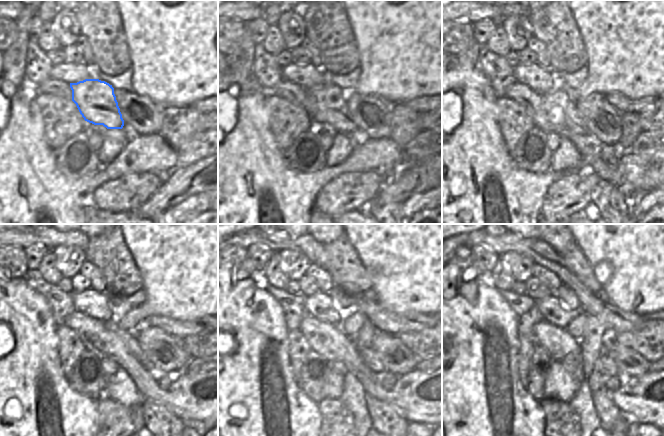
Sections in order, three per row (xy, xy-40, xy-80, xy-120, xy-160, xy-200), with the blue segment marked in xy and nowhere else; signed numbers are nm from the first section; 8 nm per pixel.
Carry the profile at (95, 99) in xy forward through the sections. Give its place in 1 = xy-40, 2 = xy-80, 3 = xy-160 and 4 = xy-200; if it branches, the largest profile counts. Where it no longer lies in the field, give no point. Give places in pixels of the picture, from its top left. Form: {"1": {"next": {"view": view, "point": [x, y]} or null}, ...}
{"1": {"next": {"view": "xy-40", "point": [331, 109]}}, "2": {"next": {"view": "xy-80", "point": [560, 109]}}, "3": {"next": {"view": "xy-160", "point": [367, 354]}}, "4": {"next": {"view": "xy-200", "point": [610, 368]}}}

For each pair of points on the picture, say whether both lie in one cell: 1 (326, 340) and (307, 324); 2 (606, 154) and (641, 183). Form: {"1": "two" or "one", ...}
{"1": "one", "2": "two"}

